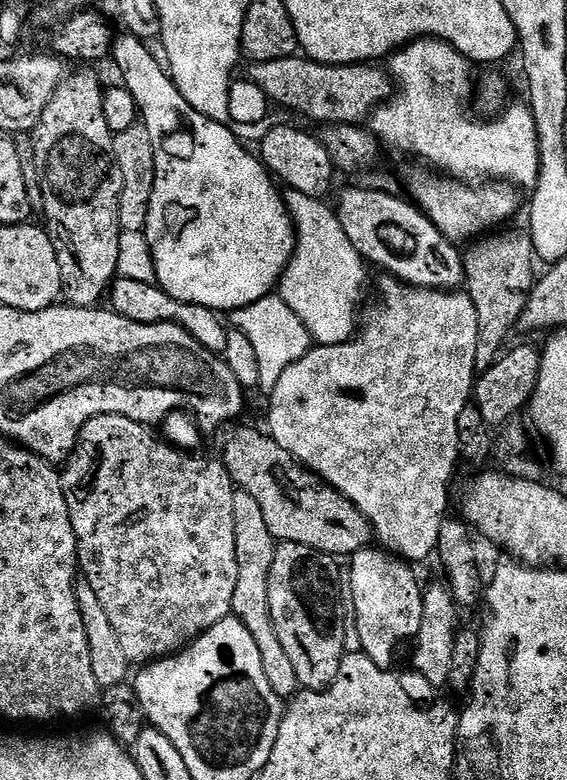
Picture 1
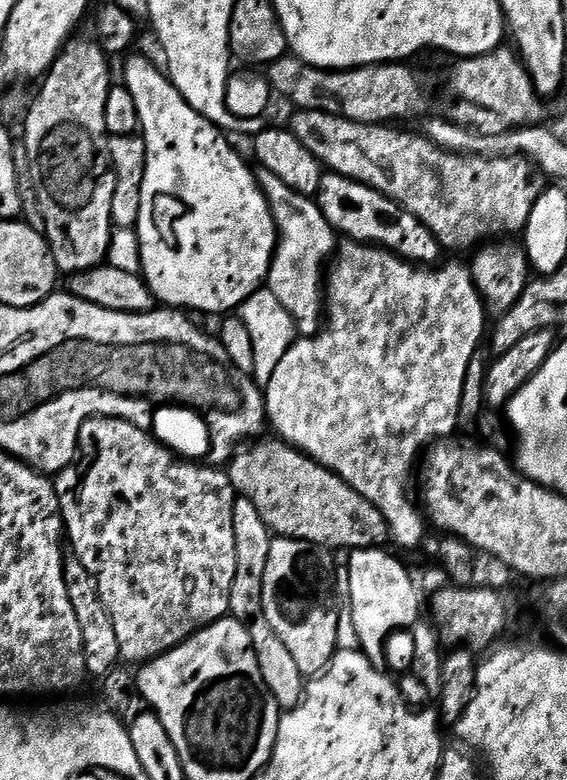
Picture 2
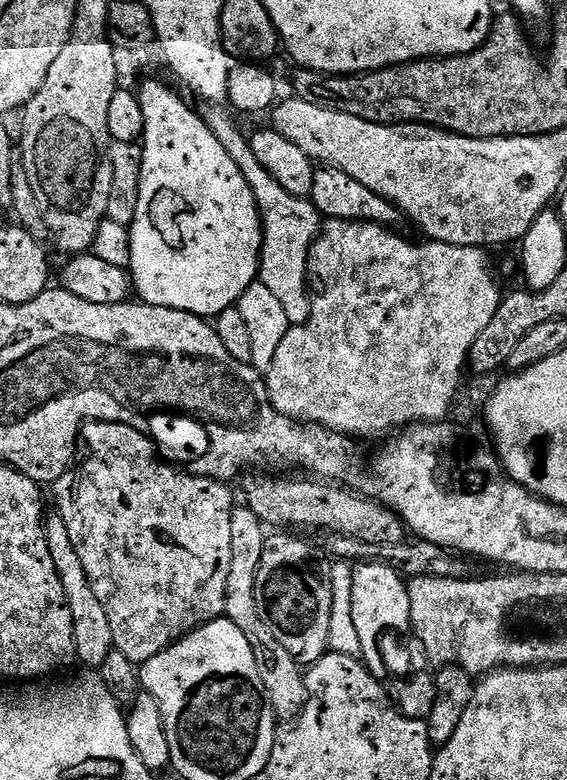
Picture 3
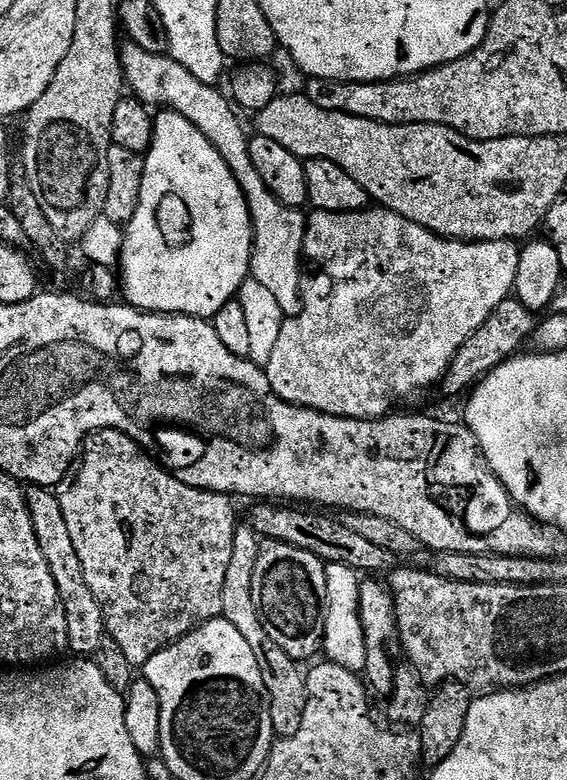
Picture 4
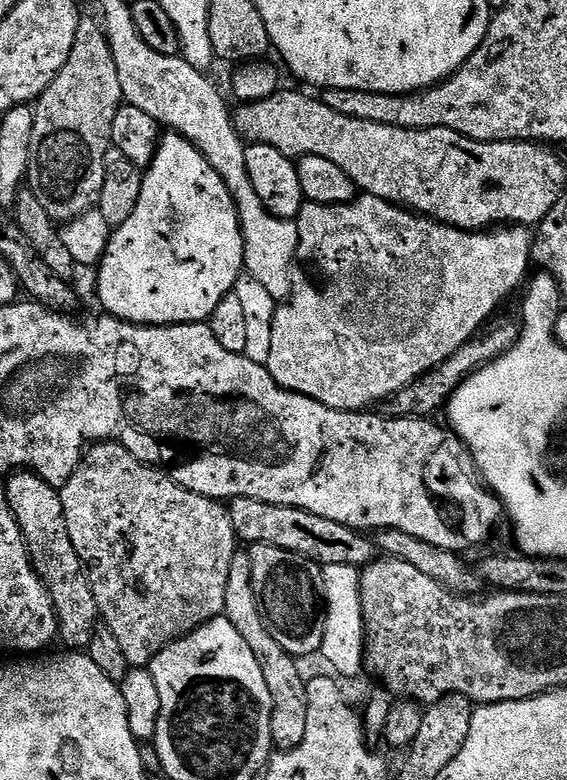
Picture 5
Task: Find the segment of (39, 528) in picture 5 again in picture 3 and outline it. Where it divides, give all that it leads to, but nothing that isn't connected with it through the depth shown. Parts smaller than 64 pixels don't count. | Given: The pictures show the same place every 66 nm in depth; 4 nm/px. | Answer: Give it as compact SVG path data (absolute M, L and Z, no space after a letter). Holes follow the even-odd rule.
M52 514L47 517L44 529L46 530L46 542L50 546L50 558L54 558L54 566L58 570L58 578L62 582L62 590L66 594L66 602L70 606L70 614L74 622L76 659L81 665L84 663L88 667L85 669L98 670L102 662L106 662L108 655L114 651L110 634L110 618L106 618L106 610L102 610L102 602L98 602L86 570L82 570L82 558L78 558L78 550L74 550L74 542L70 542L70 530L66 530L66 522L62 522L59 514Z

